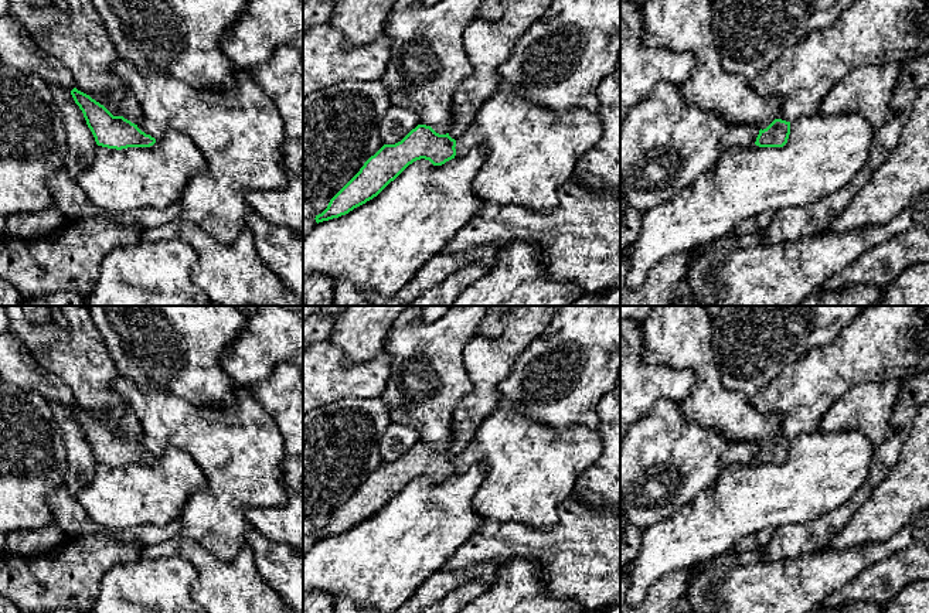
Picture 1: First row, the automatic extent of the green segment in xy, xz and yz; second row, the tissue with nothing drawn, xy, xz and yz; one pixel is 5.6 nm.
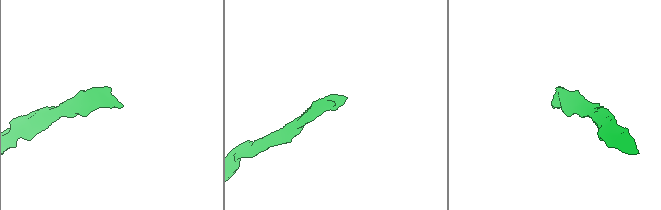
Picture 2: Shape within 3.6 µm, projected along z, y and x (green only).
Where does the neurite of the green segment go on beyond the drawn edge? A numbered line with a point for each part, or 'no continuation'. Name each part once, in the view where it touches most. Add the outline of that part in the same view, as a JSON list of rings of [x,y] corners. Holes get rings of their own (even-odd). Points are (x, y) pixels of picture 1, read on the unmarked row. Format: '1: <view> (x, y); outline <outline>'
1: xy (129, 424); outline [[[127,406],[123,415],[119,419],[119,429],[122,433],[132,440],[135,440],[142,449],[143,447],[143,429],[139,418],[136,416],[135,411]]]

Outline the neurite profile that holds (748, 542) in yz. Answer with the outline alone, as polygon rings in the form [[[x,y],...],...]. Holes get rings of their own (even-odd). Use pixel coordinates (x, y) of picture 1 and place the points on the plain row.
[[[753,534],[742,537],[735,545],[735,549],[741,551],[741,552],[755,551],[758,548],[759,548],[759,544],[758,544],[756,537]]]

